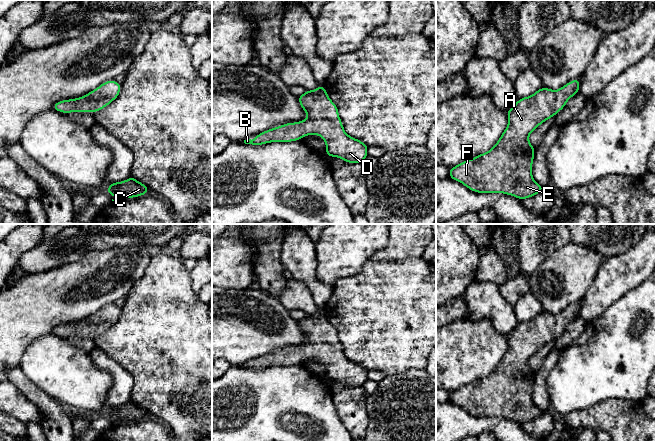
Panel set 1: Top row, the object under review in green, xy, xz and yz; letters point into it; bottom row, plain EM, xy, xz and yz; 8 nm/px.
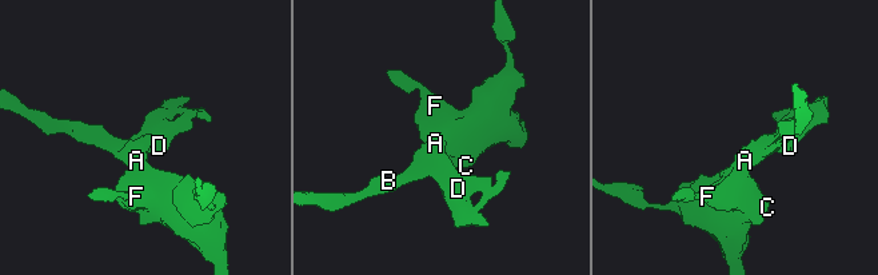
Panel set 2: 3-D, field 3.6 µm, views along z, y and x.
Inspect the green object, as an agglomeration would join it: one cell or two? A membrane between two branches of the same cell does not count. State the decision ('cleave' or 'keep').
keep

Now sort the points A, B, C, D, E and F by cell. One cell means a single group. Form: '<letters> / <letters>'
A B C D E F

